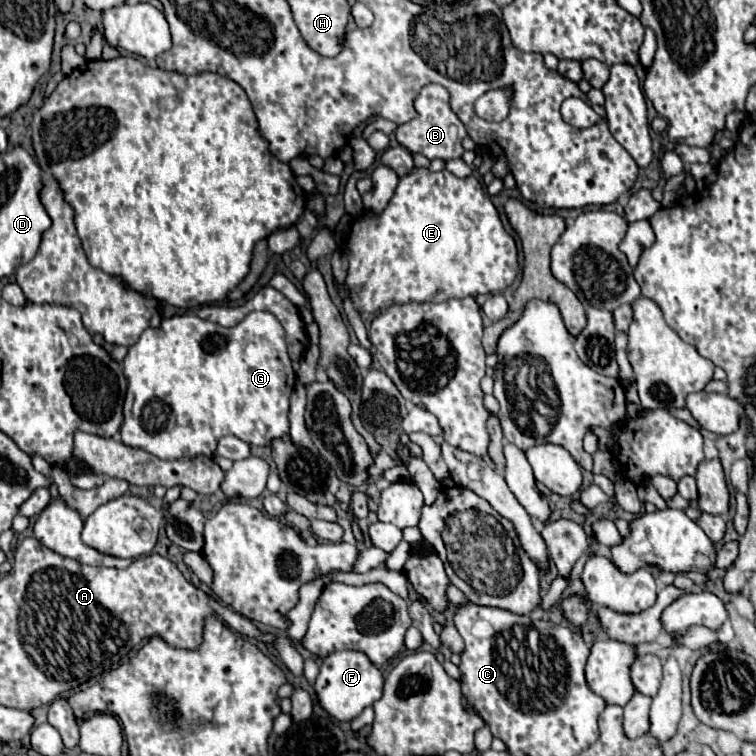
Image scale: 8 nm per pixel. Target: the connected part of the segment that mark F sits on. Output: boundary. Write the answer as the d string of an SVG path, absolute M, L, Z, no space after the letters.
M343 650L343 652L333 652L327 658L323 658L321 672L315 680L315 692L321 702L321 706L337 720L341 722L351 722L361 714L365 706L371 706L375 700L381 698L383 694L383 682L385 676L379 666L375 666L367 654L355 652L355 650Z

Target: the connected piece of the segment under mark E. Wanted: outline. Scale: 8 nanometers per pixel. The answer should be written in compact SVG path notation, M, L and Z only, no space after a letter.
M413 168L407 172L389 200L387 208L379 214L363 212L351 226L345 246L349 270L345 290L357 312L379 314L395 304L407 302L445 302L449 298L467 298L501 292L513 284L519 260L513 236L503 228L497 208L483 192L477 178L457 178L449 170L431 172L429 168Z

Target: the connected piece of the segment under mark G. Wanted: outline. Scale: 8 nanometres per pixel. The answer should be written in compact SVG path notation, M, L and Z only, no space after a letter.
M251 312L249 316L245 316L245 320L241 320L241 324L233 326L233 328L223 328L219 324L213 324L209 320L199 318L197 314L175 314L169 320L163 320L159 328L147 328L141 338L137 340L137 344L133 344L123 360L123 368L125 368L125 376L129 380L129 388L127 388L127 404L123 408L125 412L125 424L121 426L121 440L127 446L133 448L143 448L145 452L163 458L163 460L173 460L173 458L185 458L185 456L213 456L215 454L215 446L217 440L225 434L233 434L237 438L241 438L247 444L255 444L255 446L267 446L271 444L277 436L283 436L289 432L289 422L287 422L287 414L289 414L289 396L291 390L297 382L295 372L291 368L291 360L287 356L287 346L285 346L285 332L279 324L279 320L271 314L271 312Z

